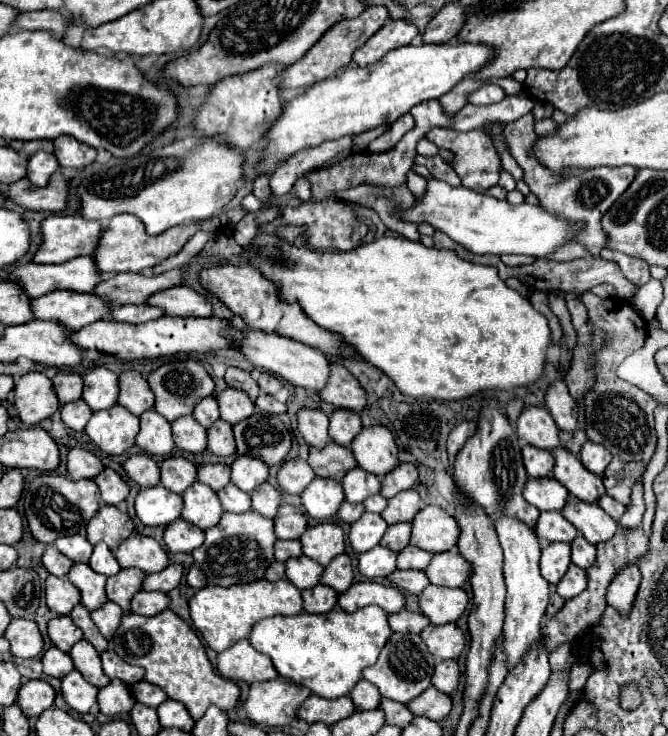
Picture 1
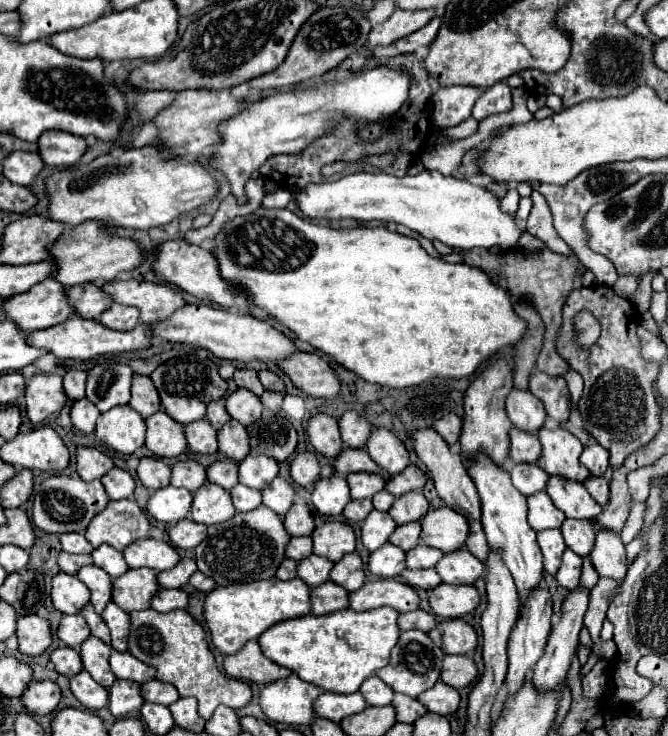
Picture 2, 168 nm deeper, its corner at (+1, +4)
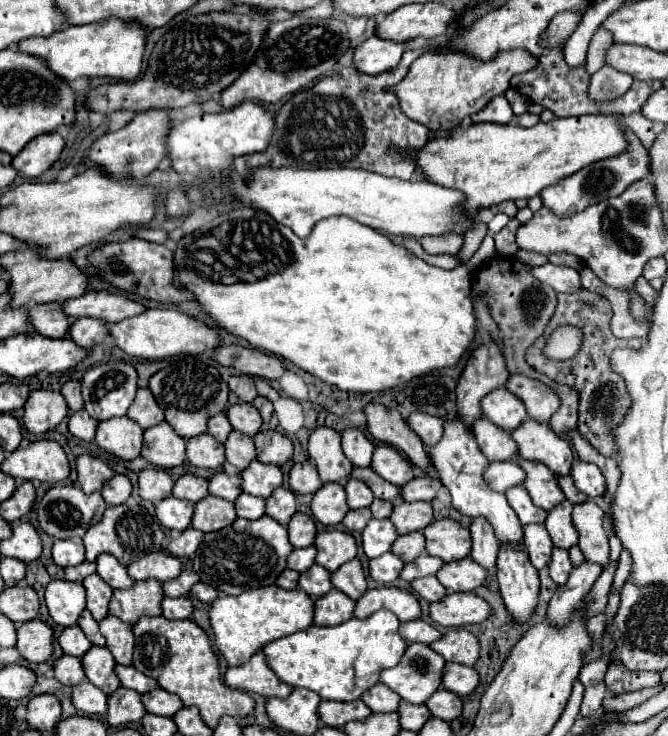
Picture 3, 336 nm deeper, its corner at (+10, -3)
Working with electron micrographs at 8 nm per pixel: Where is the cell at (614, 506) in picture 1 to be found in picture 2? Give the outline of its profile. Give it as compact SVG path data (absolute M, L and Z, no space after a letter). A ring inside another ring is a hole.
M589 477L589 481L585 481L585 489L601 507L607 505L609 501L609 479L607 477Z

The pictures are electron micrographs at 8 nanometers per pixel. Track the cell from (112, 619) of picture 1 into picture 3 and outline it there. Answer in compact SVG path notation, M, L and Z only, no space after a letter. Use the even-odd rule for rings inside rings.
M106 616L100 622L100 632L106 636L106 648L112 652L114 660L122 666L130 666L134 654L132 626L118 620L116 616Z

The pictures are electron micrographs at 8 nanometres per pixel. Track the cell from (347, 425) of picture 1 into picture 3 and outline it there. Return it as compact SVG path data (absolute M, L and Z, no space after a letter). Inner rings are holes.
M348 428L342 432L342 448L346 458L354 464L354 466L370 466L372 454L374 454L374 442L366 438L364 432L356 430L356 428Z

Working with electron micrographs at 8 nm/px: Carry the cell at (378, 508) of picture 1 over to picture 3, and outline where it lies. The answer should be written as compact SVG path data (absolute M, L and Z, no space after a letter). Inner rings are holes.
M374 500L372 506L370 506L370 512L374 518L388 518L390 512L392 512L392 504L386 502L386 500Z

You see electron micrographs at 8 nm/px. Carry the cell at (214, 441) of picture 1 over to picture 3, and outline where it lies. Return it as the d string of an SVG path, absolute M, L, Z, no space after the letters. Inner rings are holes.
M230 432L226 440L226 460L234 464L238 470L244 470L252 460L256 460L254 440L242 432Z

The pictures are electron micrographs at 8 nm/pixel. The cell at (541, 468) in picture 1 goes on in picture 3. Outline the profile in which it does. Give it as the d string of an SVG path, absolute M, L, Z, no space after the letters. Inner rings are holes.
M484 416L478 418L476 424L472 424L472 432L476 436L482 454L488 460L512 460L518 454L512 436Z

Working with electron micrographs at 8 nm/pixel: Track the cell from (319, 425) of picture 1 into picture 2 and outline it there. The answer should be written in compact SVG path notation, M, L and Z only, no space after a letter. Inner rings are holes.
M317 413L307 421L307 437L309 443L315 447L315 451L325 455L327 459L335 459L343 447L337 419L325 413Z

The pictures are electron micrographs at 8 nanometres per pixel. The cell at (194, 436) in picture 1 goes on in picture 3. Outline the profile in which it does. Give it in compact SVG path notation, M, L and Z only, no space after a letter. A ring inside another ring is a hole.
M200 434L188 440L186 444L186 456L192 466L218 470L222 468L226 456L224 456L224 444L214 440L210 434Z

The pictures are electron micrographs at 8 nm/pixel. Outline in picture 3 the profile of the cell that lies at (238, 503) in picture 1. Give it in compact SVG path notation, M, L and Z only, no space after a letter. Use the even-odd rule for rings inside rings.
M242 492L242 494L238 496L238 500L234 502L234 506L236 506L236 514L238 514L240 518L246 518L246 520L258 520L258 518L264 516L266 500Z

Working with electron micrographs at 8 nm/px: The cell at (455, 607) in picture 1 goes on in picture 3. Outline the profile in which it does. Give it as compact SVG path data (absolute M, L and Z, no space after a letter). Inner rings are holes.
M448 594L444 600L430 606L430 616L434 622L446 628L460 628L466 624L480 624L492 614L490 604L476 596L468 594Z

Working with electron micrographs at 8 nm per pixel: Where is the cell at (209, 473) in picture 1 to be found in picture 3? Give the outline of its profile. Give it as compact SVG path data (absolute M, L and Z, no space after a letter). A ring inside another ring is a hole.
M220 470L220 472L216 472L216 474L212 476L208 490L210 490L210 494L214 494L214 496L218 496L218 498L224 498L224 500L234 502L234 500L240 496L240 492L242 492L242 490L240 490L240 482L242 482L240 474L228 476L224 470Z

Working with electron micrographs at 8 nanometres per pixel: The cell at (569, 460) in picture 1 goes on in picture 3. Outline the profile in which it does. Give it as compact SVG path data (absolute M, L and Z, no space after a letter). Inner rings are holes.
M528 418L514 428L512 440L518 444L518 454L522 458L546 464L558 476L570 474L572 448L564 438L554 434L548 424Z

